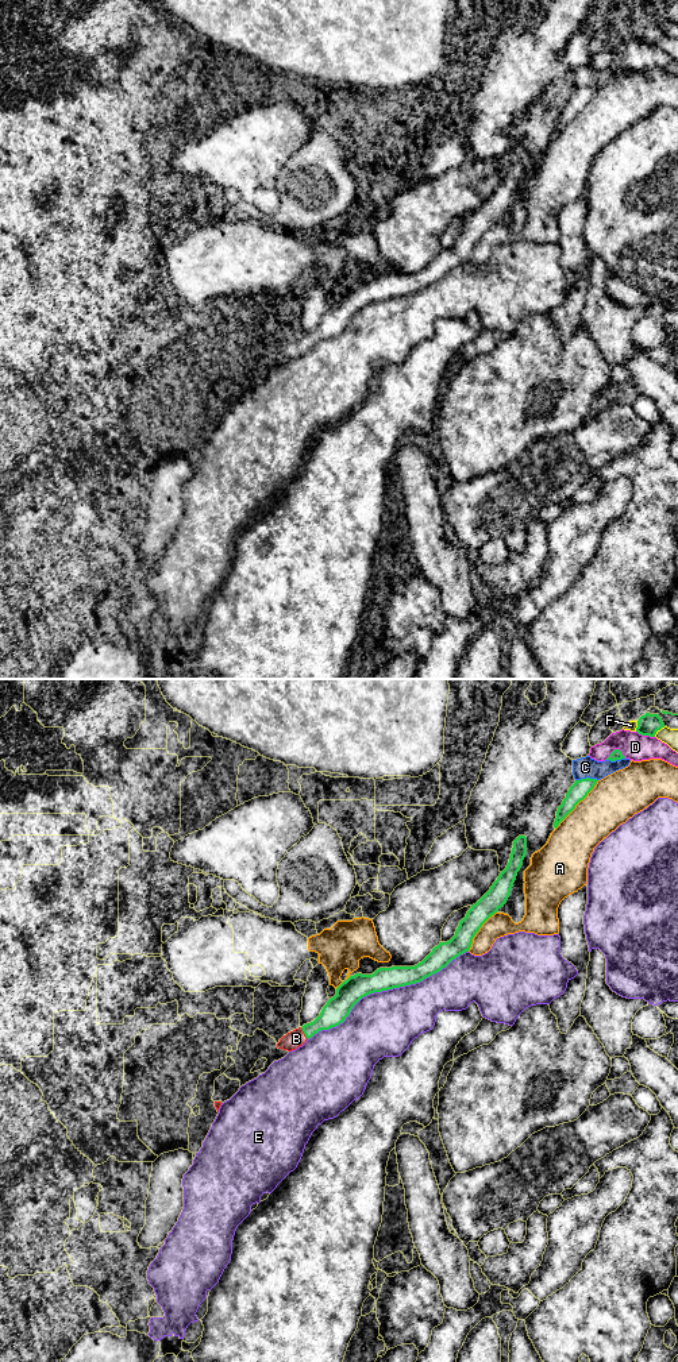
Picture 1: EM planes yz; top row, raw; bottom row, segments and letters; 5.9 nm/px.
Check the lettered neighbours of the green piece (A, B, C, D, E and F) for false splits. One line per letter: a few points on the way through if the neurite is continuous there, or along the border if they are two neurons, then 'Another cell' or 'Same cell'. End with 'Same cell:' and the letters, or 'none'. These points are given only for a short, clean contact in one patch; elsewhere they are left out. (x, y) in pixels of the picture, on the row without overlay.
A: Another cell
B: Path across: yz (338, 317), (326, 330), (304, 342), (296, 347). Same cell
C: Another cell
D: Boundary: yz (626, 65), (619, 58), (615, 58), (605, 68). Another cell
E: Another cell
F: Another cell
Same cell: B

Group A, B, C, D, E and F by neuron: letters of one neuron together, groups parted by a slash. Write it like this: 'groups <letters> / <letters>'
groups A / B / C / D / E / F

